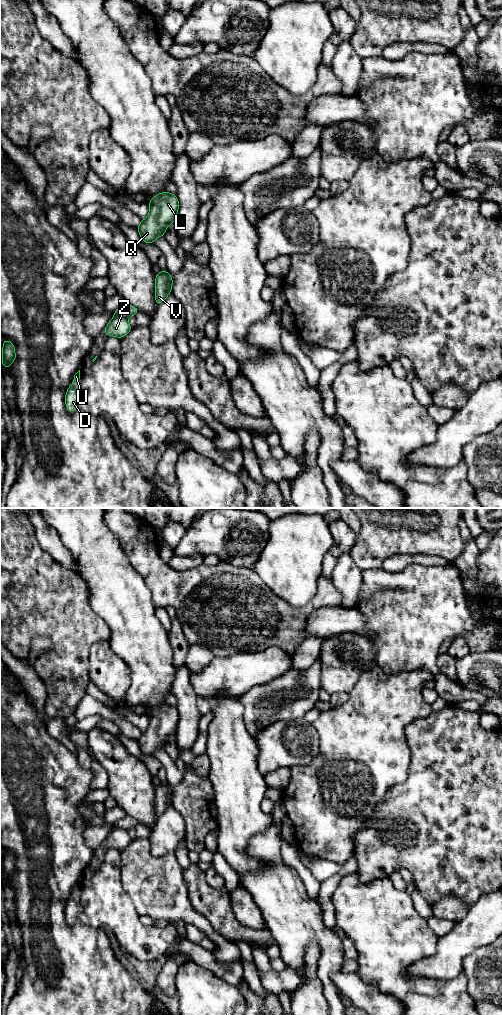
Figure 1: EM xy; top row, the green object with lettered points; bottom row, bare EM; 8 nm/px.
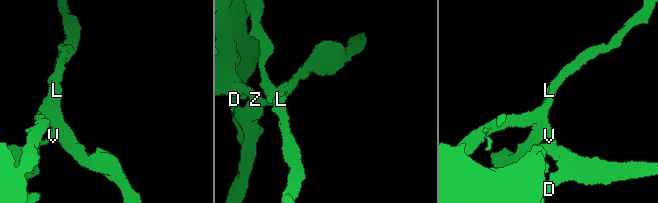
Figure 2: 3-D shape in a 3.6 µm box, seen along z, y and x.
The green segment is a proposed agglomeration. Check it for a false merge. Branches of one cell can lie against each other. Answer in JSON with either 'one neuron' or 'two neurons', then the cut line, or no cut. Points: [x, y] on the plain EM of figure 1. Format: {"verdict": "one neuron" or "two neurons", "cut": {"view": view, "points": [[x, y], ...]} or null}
{"verdict": "two neurons", "cut": {"view": "xy", "points": [[114, 828], [123, 828], [126, 831]]}}

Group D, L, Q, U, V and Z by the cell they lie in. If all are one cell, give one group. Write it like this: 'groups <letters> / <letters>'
groups D U Z / L Q V

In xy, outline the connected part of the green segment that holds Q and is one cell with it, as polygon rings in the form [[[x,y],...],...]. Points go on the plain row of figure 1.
[[[164,703],[149,713],[149,726],[137,739],[141,752],[153,756],[157,749],[164,749],[166,740],[177,730],[179,713],[177,707]]]

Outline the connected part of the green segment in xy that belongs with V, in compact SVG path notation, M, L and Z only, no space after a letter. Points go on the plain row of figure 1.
M162 783L155 789L155 815L159 817L171 806L173 791L168 783Z

